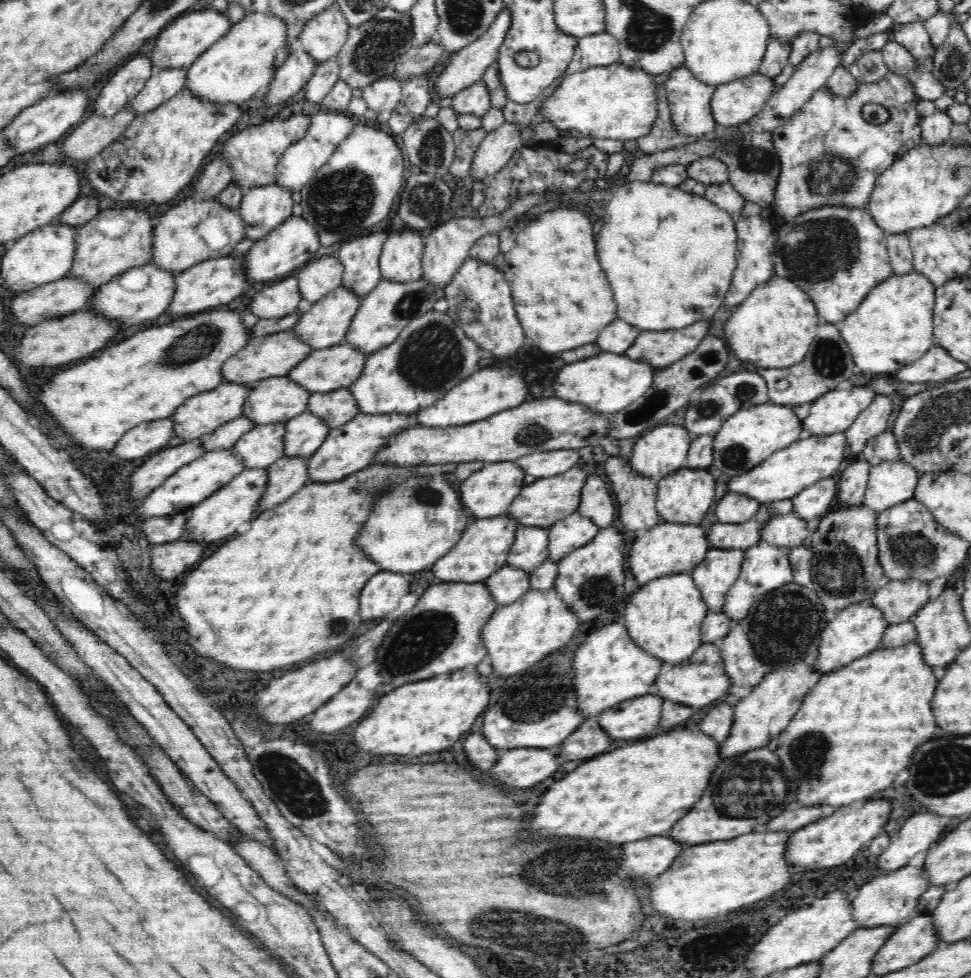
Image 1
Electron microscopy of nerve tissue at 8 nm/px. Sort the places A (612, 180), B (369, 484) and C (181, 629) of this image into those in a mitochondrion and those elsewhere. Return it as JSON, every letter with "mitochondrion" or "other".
{"A":"other","B":"mitochondrion","C":"other"}

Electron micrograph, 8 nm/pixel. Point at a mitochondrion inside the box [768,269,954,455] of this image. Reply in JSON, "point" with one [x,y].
{"point":[828,359]}

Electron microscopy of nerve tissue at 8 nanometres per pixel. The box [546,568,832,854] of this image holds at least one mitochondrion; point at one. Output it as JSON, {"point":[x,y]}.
{"point":[783,627]}

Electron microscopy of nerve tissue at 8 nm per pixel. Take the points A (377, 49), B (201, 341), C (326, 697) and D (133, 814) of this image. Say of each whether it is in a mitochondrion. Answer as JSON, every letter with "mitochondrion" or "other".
{"A":"mitochondrion","B":"mitochondrion","C":"other","D":"other"}

